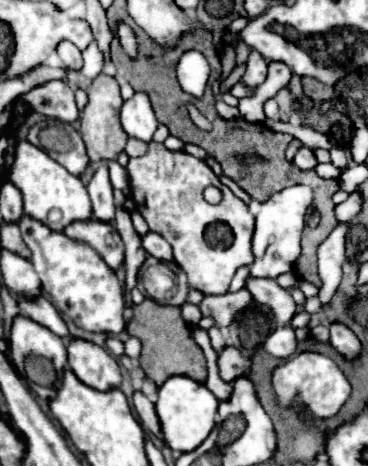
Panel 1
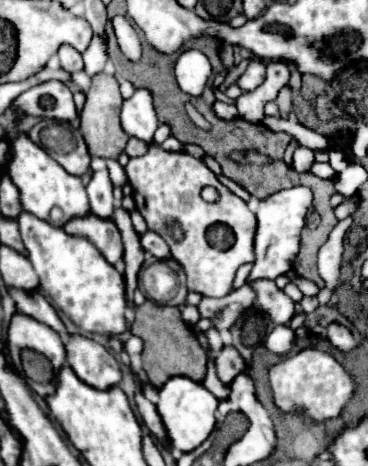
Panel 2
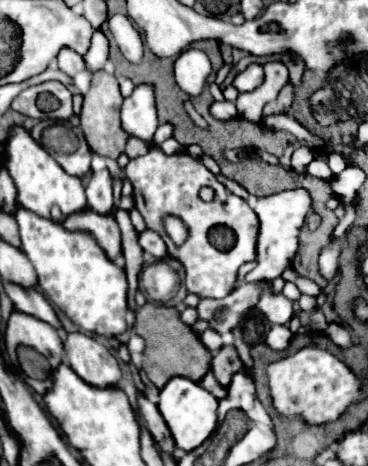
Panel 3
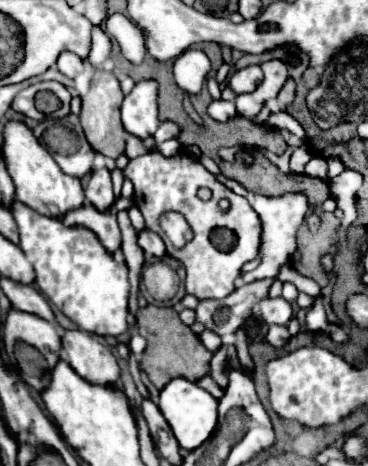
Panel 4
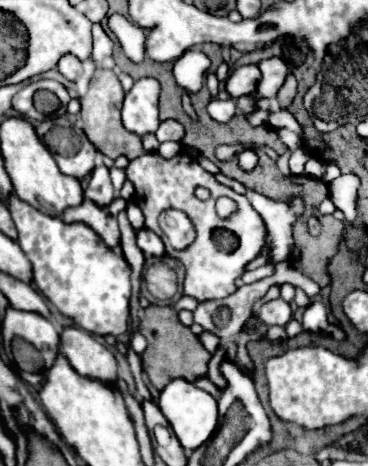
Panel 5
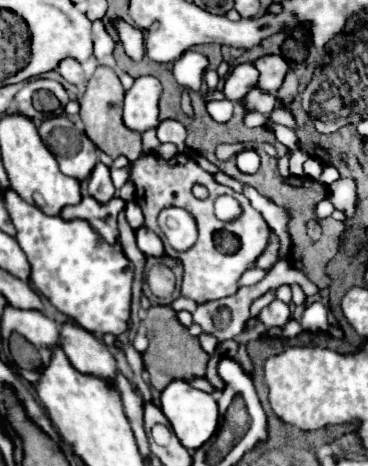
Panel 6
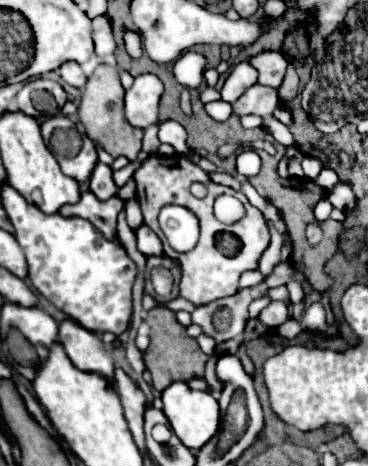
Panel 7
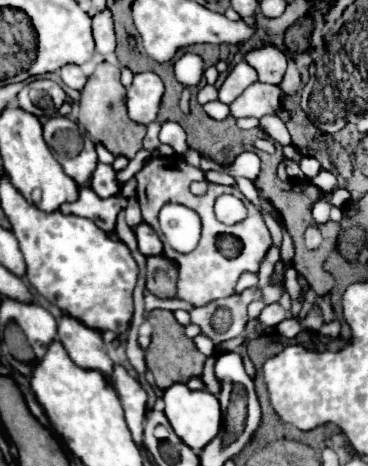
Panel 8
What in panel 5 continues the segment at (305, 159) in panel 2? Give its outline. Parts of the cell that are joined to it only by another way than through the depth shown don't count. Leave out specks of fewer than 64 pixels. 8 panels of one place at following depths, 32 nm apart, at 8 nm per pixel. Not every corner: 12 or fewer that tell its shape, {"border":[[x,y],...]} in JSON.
{"border":[[304,148],[290,156],[292,174],[302,174],[310,154]]}

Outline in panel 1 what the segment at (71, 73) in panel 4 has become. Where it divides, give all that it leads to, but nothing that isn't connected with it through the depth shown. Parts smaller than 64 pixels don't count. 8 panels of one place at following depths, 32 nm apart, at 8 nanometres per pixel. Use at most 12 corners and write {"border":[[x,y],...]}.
{"border":[[72,42],[58,44],[58,56],[64,68],[82,66],[80,50]]}

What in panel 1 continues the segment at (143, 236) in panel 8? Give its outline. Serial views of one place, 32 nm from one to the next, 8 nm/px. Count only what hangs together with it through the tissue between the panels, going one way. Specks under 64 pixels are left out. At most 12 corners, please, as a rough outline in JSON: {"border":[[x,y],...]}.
{"border":[[148,232],[142,246],[150,256],[172,262],[172,246],[160,234]]}

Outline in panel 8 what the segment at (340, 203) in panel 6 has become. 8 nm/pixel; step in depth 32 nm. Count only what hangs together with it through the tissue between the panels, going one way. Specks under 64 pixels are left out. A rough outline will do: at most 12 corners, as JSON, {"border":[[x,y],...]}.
{"border":[[334,188],[330,202],[336,208],[352,204],[352,196],[346,188]]}

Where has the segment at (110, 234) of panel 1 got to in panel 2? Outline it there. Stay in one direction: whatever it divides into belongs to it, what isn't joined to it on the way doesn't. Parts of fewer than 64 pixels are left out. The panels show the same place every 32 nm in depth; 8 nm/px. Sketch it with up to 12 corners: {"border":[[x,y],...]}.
{"border":[[94,214],[70,220],[64,232],[86,238],[116,266],[122,260],[120,232]]}

